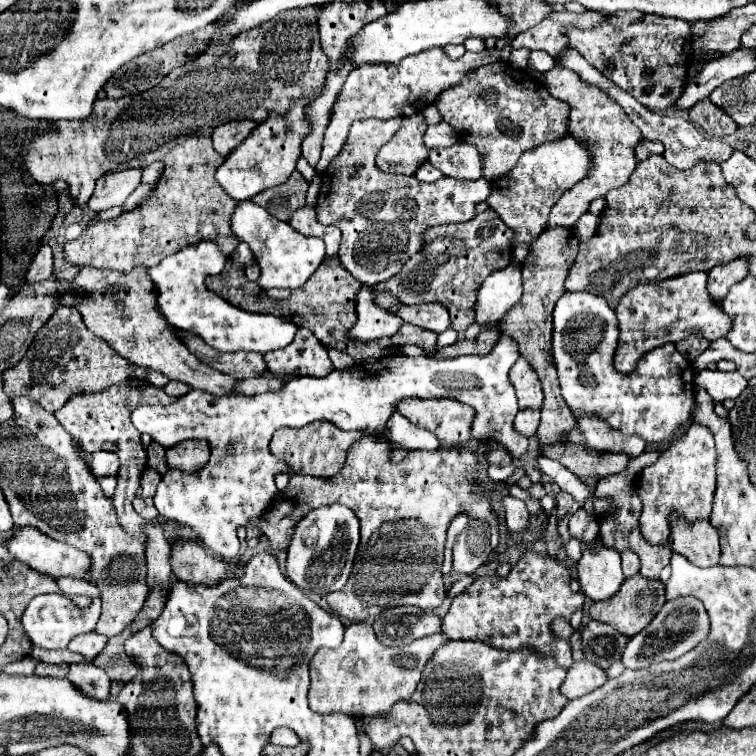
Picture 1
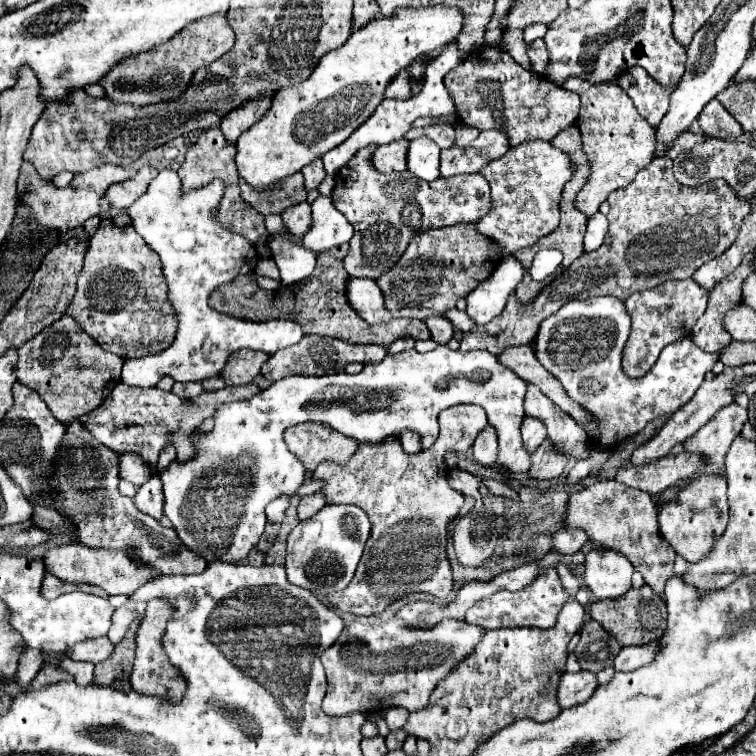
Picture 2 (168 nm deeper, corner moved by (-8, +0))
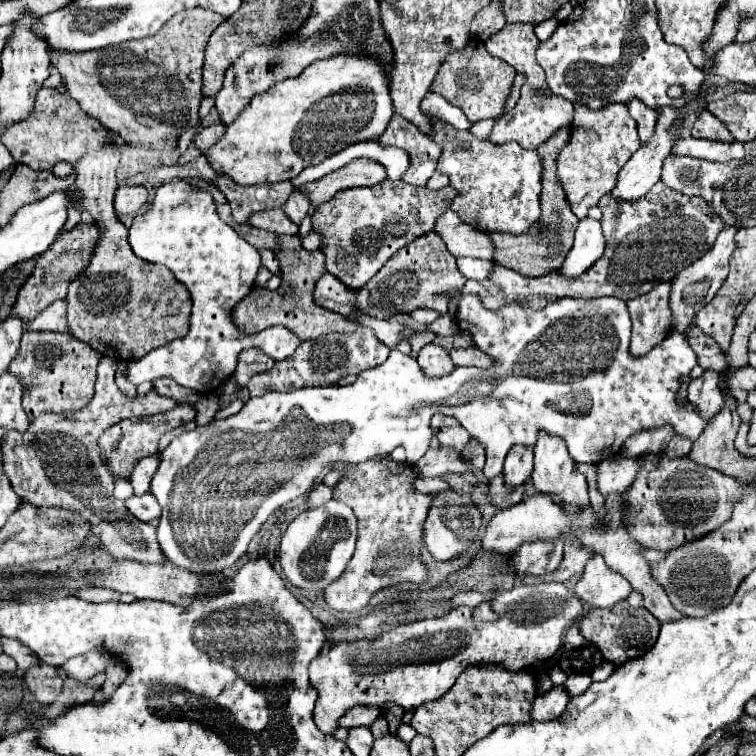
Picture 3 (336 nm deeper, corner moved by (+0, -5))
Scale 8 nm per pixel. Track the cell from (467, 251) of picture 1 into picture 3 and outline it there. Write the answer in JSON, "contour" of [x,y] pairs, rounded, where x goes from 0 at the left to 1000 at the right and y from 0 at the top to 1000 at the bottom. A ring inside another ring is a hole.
{"contour":[[[566,308],[521,335],[513,348],[487,372],[487,377],[471,385],[471,414],[487,414],[489,419],[513,422],[524,414],[540,414],[550,406],[563,406],[577,409],[587,417],[593,411],[593,396],[579,393],[577,388],[611,382],[614,374],[616,366],[606,358],[603,340],[593,335],[587,319],[577,308]]]}

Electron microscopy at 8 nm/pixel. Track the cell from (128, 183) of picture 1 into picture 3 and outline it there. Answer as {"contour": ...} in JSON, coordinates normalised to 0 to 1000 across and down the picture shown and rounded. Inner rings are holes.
{"contour":[[[190,245],[183,247],[156,247],[153,261],[151,261],[151,276],[156,284],[177,284],[185,276],[190,276],[198,266],[196,250]]]}

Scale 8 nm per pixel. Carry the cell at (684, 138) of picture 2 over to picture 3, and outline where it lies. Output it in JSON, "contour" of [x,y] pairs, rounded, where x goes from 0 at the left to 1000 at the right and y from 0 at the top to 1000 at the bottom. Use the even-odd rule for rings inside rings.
{"contour":[[[910,181],[910,184],[894,187],[892,202],[913,205],[921,210],[934,210],[934,213],[966,213],[966,210],[981,210],[984,208],[984,192],[976,187],[952,189],[952,187]]]}

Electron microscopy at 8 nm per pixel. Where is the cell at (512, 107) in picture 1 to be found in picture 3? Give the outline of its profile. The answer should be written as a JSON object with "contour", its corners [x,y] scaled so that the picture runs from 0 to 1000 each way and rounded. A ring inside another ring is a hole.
{"contour":[[[624,49],[624,54],[619,54],[619,60],[598,73],[593,73],[587,78],[587,83],[579,91],[579,99],[574,102],[569,120],[585,126],[590,134],[595,134],[595,139],[608,142],[616,155],[630,163],[635,157],[646,157],[646,155],[661,155],[667,147],[667,134],[675,123],[677,107],[683,102],[683,94],[677,91],[677,86],[651,75],[640,57],[630,49]]]}

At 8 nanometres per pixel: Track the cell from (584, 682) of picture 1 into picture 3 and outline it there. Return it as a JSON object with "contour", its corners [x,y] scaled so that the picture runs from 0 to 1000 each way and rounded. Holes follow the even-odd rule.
{"contour":[[[733,909],[704,927],[704,951],[728,954],[733,948],[741,948],[746,943],[749,930],[751,930],[751,917],[746,914],[746,909]]]}

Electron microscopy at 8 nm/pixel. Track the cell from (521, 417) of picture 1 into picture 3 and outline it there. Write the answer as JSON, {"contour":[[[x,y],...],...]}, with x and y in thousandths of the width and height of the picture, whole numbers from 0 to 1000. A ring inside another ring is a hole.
{"contour":[[[683,589],[675,594],[667,610],[667,642],[672,647],[683,647],[701,634],[704,626],[704,594]]]}

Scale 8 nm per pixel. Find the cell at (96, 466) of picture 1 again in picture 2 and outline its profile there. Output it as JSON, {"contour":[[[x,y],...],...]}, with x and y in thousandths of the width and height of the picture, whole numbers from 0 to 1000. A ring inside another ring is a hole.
{"contour":[[[159,601],[159,632],[169,635],[180,643],[190,640],[201,627],[196,624],[196,616],[190,614],[190,608],[183,601]]]}

